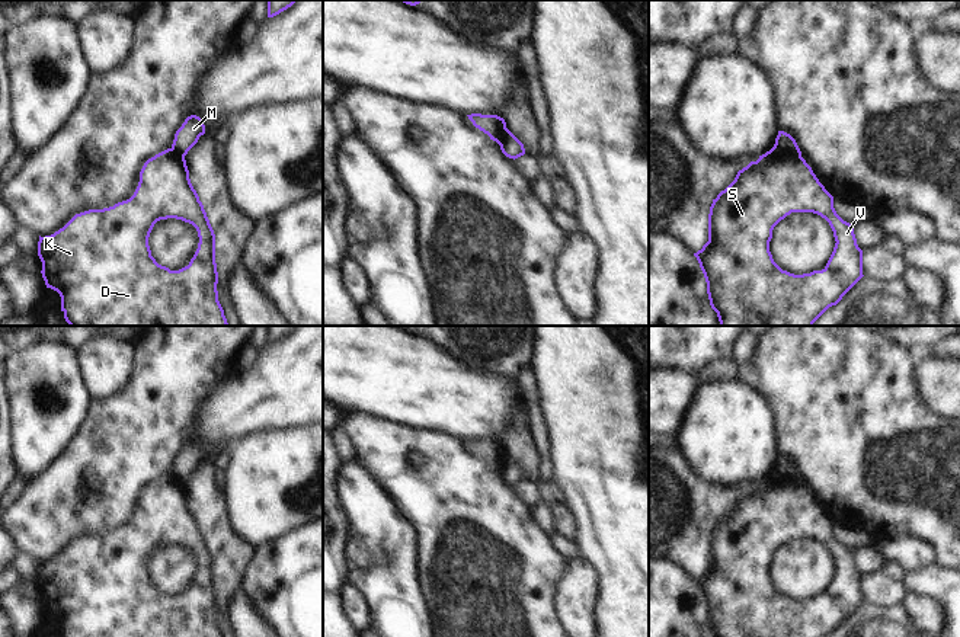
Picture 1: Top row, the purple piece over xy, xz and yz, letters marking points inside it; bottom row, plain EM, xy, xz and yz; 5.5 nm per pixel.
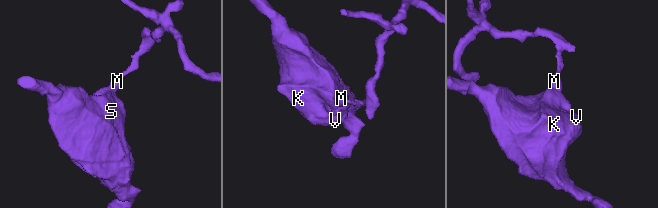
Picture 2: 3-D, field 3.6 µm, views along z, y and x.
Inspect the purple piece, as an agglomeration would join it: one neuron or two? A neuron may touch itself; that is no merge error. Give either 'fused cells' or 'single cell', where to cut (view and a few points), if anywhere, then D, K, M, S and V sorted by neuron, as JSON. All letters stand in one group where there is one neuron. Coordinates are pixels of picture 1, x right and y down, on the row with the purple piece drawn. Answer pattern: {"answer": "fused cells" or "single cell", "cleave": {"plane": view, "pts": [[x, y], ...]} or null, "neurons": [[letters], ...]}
{"answer": "fused cells", "cleave": {"plane": "yz", "pts": [[776, 143], [780, 149], [800, 156]]}, "neurons": [["D", "K", "S", "V"], ["M"]]}

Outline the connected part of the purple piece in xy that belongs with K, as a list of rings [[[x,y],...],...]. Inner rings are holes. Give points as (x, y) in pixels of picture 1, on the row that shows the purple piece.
[[[167,148],[148,159],[134,195],[113,207],[76,214],[63,228],[38,241],[42,278],[47,288],[61,297],[61,311],[70,326],[228,326],[218,301],[218,272],[215,263],[215,234],[202,202],[193,189],[185,157]],[[176,218],[192,224],[199,237],[198,249],[189,265],[170,271],[151,256],[148,237],[160,220]]]

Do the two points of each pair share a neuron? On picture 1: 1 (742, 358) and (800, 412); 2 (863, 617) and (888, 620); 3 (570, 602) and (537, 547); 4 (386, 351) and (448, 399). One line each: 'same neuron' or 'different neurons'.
1: different neurons
2: same neuron
3: different neurons
4: same neuron

